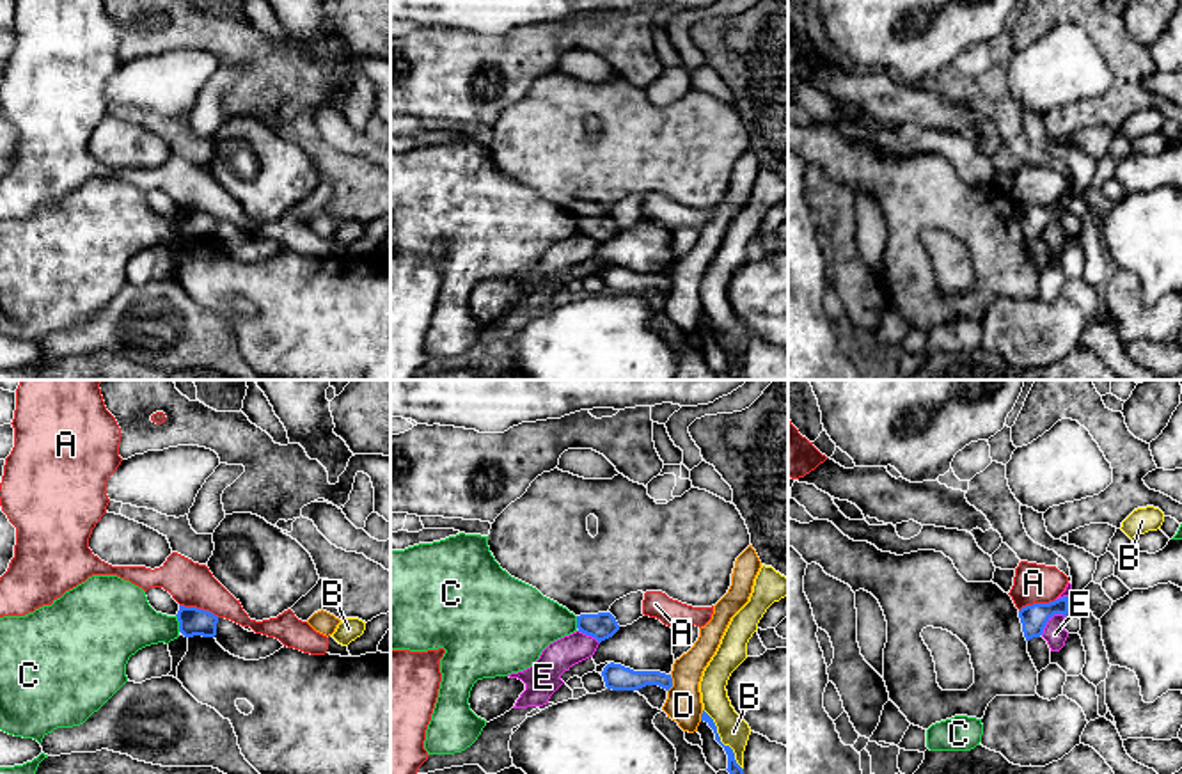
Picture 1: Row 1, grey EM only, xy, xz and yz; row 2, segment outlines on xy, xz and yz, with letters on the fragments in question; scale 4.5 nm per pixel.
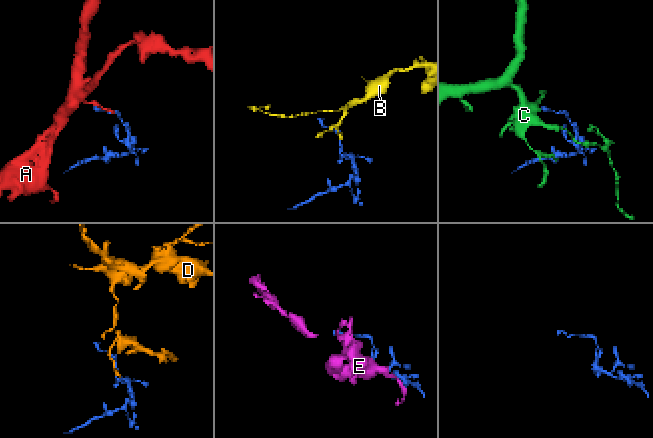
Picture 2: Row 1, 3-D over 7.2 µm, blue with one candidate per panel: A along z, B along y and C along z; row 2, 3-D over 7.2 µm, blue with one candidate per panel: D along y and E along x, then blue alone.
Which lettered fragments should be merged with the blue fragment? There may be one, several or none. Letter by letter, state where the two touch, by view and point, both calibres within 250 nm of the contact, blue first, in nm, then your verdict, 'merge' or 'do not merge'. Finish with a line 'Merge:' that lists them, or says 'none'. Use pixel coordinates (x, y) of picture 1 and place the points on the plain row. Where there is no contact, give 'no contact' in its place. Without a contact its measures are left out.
A: meets blue in xy at (199, 212); 130 nm thick on the blue side, 200 nm on the other; do not merge
B: meets blue in xz at (719, 343); 60 nm thick on the blue side, 140 nm on the other; do not merge
C: meets blue in xy at (180, 226); 130 nm thick on the blue side, 280 nm on the other; do not merge
D: meets blue in xz at (671, 286); 120 nm thick on the blue side, 160 nm on the other; do not merge
E: meets blue in yz at (1048, 222); 120 nm thick on the blue side, 100 nm on the other; do not merge
Merge: none

